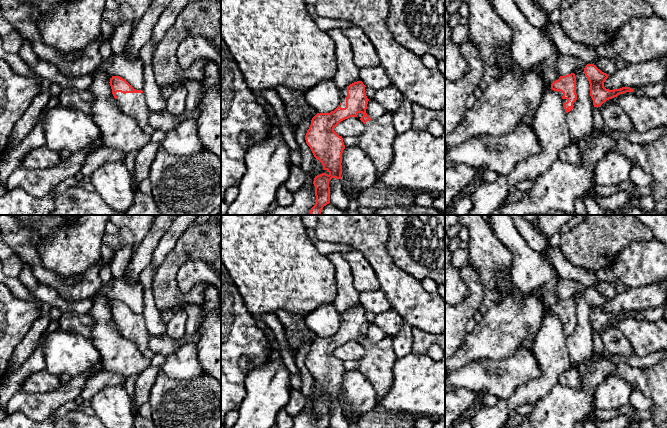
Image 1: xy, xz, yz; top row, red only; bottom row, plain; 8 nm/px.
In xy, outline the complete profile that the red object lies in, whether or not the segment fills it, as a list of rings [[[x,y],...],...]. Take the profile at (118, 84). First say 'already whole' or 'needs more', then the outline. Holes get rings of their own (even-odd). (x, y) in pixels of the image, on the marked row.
needs more; [[[112,76],[109,83],[112,94],[120,104],[122,111],[132,117],[144,132],[151,135],[155,129],[148,122],[149,109],[143,91],[134,89],[119,76]]]

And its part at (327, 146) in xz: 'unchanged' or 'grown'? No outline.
grown

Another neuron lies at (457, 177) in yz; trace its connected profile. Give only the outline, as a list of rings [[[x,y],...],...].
[[[455,163],[445,170],[445,215],[453,200],[476,177],[481,176],[485,169],[474,169],[467,164]]]

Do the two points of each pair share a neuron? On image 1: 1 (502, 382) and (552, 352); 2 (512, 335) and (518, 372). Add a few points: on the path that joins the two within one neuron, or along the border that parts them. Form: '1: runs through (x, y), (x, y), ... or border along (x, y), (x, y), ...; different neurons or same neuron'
1: border along (531, 350), (540, 373), (525, 382); different neurons
2: border along (520, 346), (509, 356), (493, 360); different neurons

